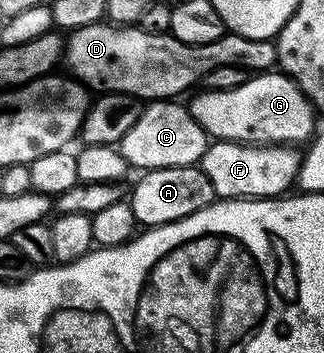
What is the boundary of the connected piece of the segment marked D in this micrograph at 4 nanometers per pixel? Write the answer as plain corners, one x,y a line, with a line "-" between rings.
97,22
71,29
67,33
66,43
62,48
62,60
73,77
81,84
97,93
121,92
127,96
151,102
179,97
179,92
187,90
191,84
199,85
204,75
218,66
239,64
253,66
272,66
276,64
276,45
272,40
248,40
244,36
225,34
209,44
183,44
177,36
163,32
148,32
139,26
117,26
111,22

